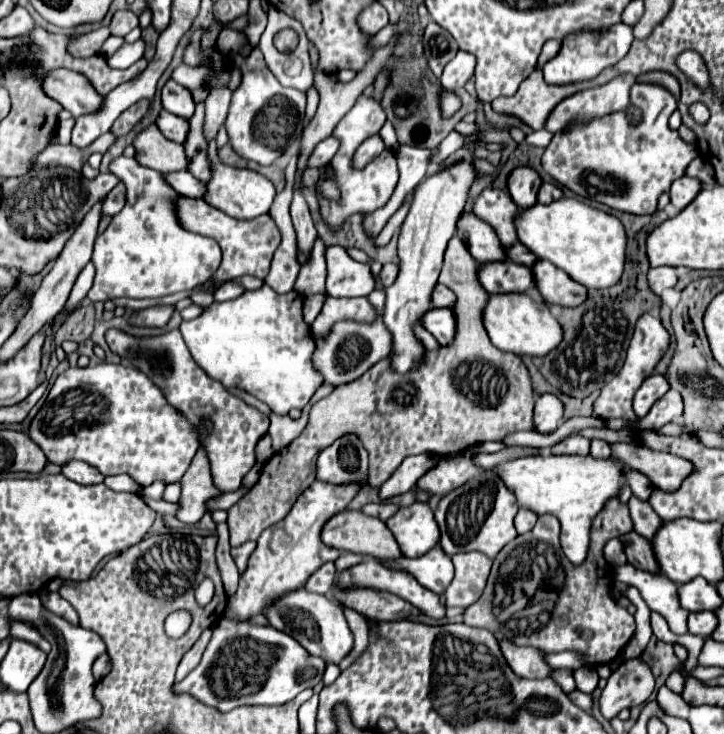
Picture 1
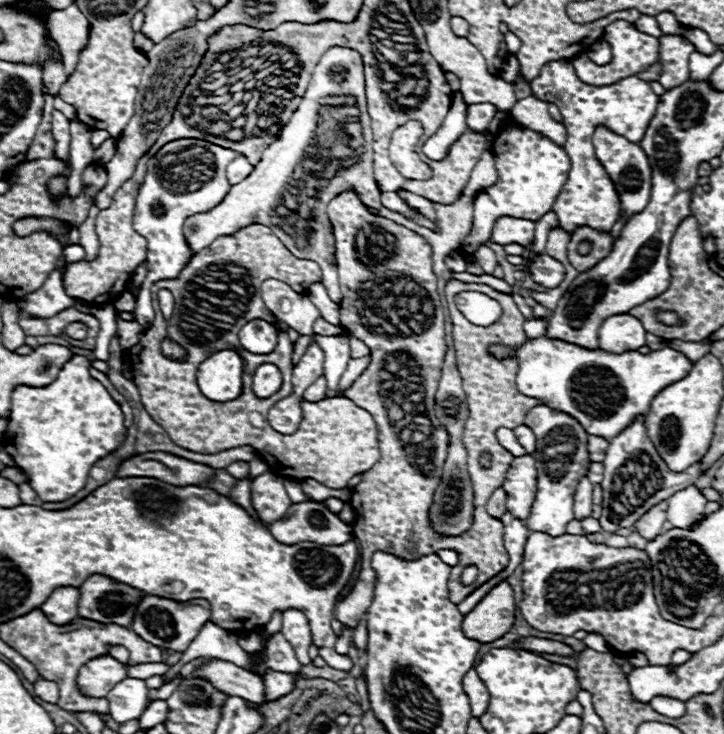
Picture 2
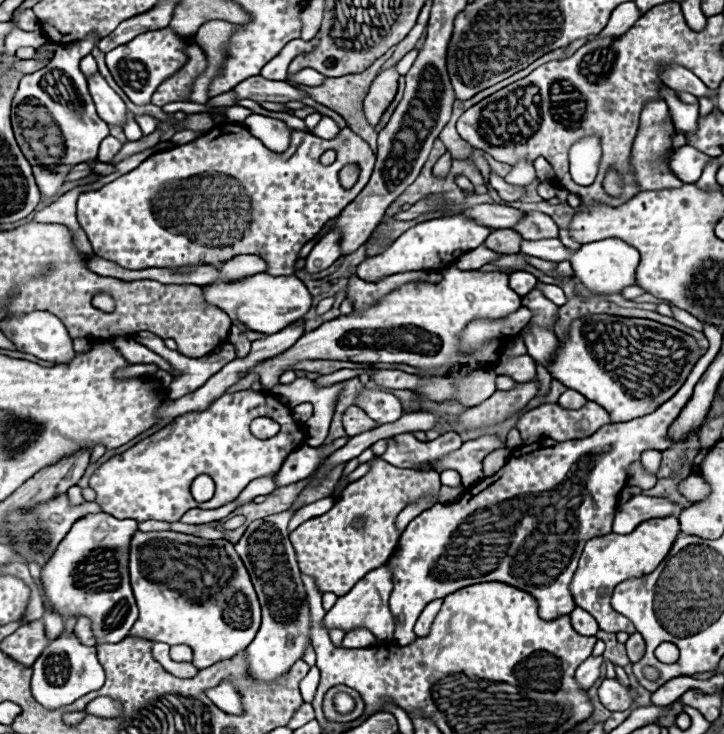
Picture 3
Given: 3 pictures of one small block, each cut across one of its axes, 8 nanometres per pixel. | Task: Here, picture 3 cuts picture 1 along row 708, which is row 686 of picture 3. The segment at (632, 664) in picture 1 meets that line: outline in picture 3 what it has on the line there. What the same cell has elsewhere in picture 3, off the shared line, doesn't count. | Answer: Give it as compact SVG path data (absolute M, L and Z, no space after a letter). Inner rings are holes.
M616 678L614 680L604 680L598 688L600 702L610 710L610 712L622 712L632 706L632 692L624 688Z

